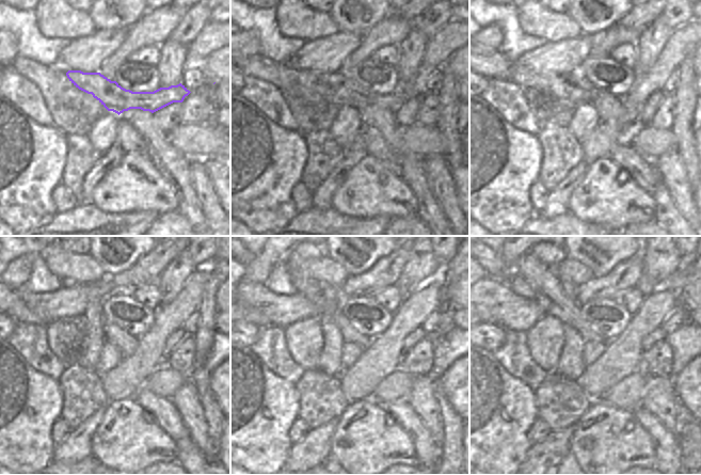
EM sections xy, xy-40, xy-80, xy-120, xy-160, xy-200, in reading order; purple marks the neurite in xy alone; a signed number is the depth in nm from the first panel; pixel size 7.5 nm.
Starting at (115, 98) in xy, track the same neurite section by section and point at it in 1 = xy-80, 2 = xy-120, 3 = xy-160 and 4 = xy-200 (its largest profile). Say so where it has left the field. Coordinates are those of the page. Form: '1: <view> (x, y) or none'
1: xy-80 (575, 86)
2: xy-120 (19, 312)
3: xy-160 (252, 315)
4: xy-200 (491, 318)

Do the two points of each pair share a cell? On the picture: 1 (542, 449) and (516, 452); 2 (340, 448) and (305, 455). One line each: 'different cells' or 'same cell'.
1: different cells
2: different cells

